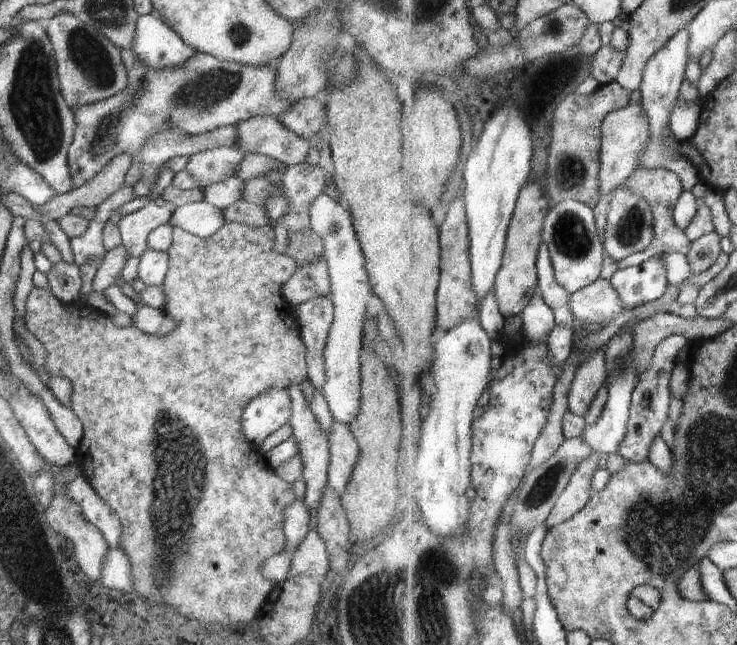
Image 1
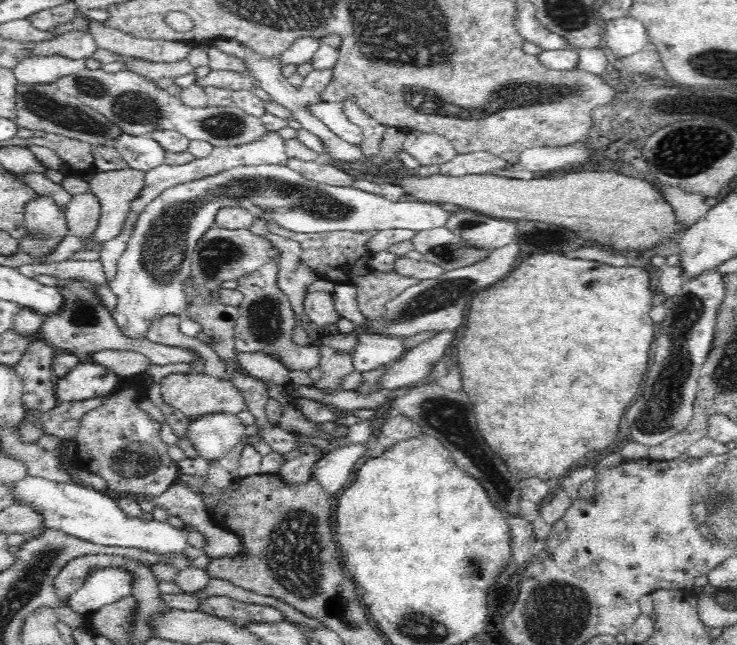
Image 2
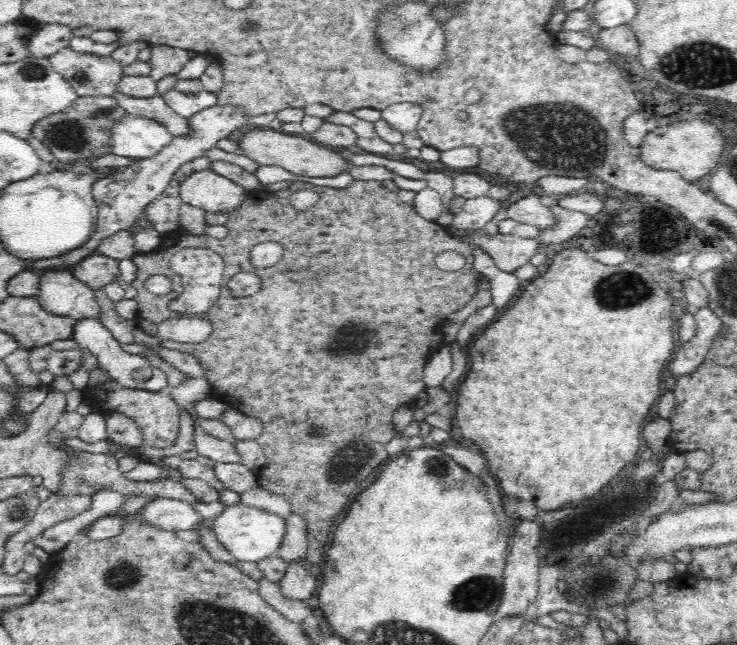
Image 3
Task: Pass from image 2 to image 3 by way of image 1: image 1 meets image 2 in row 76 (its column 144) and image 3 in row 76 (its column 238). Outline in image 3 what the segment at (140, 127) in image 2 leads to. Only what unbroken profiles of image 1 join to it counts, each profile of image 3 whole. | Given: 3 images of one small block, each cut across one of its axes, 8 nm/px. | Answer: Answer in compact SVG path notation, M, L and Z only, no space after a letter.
M62 47L47 58L79 97L113 96L123 74L123 66L111 55L98 56Z

